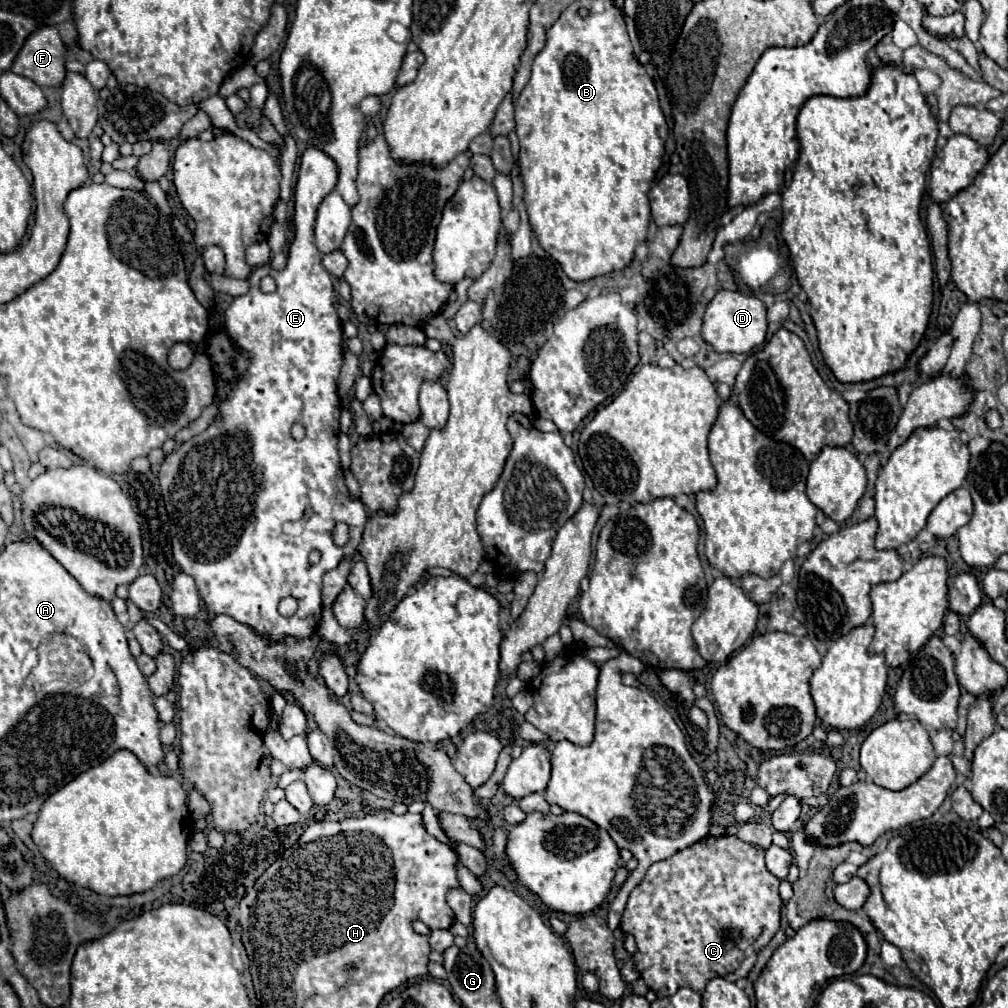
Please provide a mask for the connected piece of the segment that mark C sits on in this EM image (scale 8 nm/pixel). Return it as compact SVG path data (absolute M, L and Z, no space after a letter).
M707 836L647 870L641 884L629 896L621 930L635 938L637 952L631 954L635 970L657 998L671 996L683 986L703 994L709 980L717 976L727 978L745 962L755 960L755 942L759 940L761 950L779 930L781 904L779 880L767 872L763 850L741 842L737 836Z

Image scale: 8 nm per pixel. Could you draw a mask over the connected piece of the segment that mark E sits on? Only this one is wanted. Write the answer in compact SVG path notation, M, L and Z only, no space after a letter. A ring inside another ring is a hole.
M309 146L303 156L301 156L301 168L299 168L299 178L297 178L297 186L295 186L295 240L291 244L291 250L289 250L289 260L287 260L287 266L281 270L281 272L275 272L275 270L253 270L251 276L249 276L249 284L251 284L251 290L243 296L237 296L231 306L225 310L225 332L229 334L231 342L241 348L247 358L249 358L249 366L245 368L245 372L235 380L233 388L227 390L225 398L219 400L219 396L215 398L215 404L219 408L219 414L215 416L215 420L209 424L209 428L199 434L199 436L193 436L189 442L183 442L177 450L173 450L169 456L165 456L163 464L161 464L161 470L159 470L159 486L161 486L161 494L163 494L163 500L165 500L165 508L167 508L167 514L169 514L169 528L171 528L171 544L173 544L173 556L175 556L175 562L181 566L183 572L187 572L189 576L195 578L195 584L197 584L197 590L199 590L199 596L201 600L205 602L207 610L209 612L217 612L217 614L229 614L233 616L237 622L249 626L255 630L257 636L265 638L269 644L277 644L277 642L285 642L285 638L297 638L297 640L305 640L305 638L311 638L317 628L319 628L319 622L321 622L321 612L323 612L323 606L321 606L321 578L325 572L337 568L337 564L341 560L355 560L357 556L357 546L361 544L361 534L363 534L363 528L365 528L365 522L367 522L367 510L365 510L365 504L351 496L351 492L347 490L345 486L345 480L343 480L343 468L341 468L341 462L339 462L339 452L337 452L337 436L339 436L339 414L341 414L341 400L337 396L337 378L339 378L339 370L341 370L341 364L343 364L343 352L341 352L341 320L337 316L337 310L335 310L335 290L333 290L333 282L331 282L331 276L329 272L325 270L325 266L321 264L321 254L319 250L315 248L313 244L313 224L315 224L315 214L317 214L317 208L321 204L321 200L337 186L337 180L339 180L339 168L335 164L335 160L331 156L327 156L323 150L315 148L315 146ZM263 276L271 276L277 284L277 290L273 294L263 294L259 290L259 284L255 284L257 280L261 280ZM293 424L301 424L305 428L305 438L303 440L295 440L291 436L291 426ZM337 522L347 522L349 528L351 528L351 542L343 548L337 548L331 540L331 532L335 528ZM317 548L321 552L321 560L317 566L311 566L309 564L309 552ZM283 596L293 596L297 598L299 602L299 608L293 616L285 618L279 614L277 606L279 606L279 600Z

